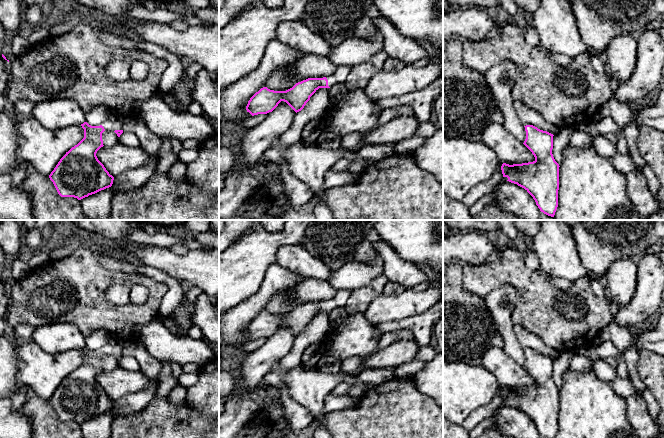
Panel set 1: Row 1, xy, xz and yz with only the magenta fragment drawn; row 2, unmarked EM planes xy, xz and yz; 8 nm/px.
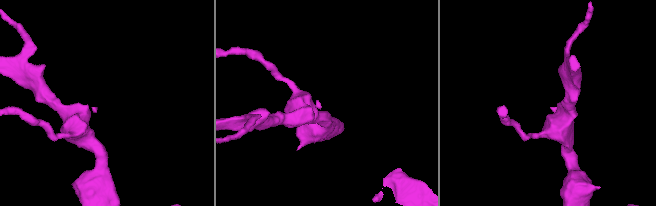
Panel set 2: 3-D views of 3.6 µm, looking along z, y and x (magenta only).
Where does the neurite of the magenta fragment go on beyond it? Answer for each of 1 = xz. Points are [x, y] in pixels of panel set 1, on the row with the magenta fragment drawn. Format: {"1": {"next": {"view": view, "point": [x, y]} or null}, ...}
{"1": {"next": {"view": "xz", "point": [341, 74]}}}

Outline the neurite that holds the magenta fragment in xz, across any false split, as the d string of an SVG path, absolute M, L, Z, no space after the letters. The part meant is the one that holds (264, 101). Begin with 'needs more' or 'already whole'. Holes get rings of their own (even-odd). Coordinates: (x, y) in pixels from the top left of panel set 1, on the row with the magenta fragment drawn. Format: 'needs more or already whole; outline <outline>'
needs more; outline M337 66L331 76L308 78L296 83L286 91L274 91L263 87L250 98L246 110L252 116L267 114L272 112L281 101L284 101L297 113L304 108L310 97L319 88L332 88L337 83L344 84L350 71L351 67L349 66Z

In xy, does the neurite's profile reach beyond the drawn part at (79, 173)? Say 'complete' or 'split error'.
split error

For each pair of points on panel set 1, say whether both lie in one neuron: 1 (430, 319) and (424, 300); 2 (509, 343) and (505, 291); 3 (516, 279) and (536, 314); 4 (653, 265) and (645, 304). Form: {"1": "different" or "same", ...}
{"1": "different", "2": "same", "3": "same", "4": "same"}

